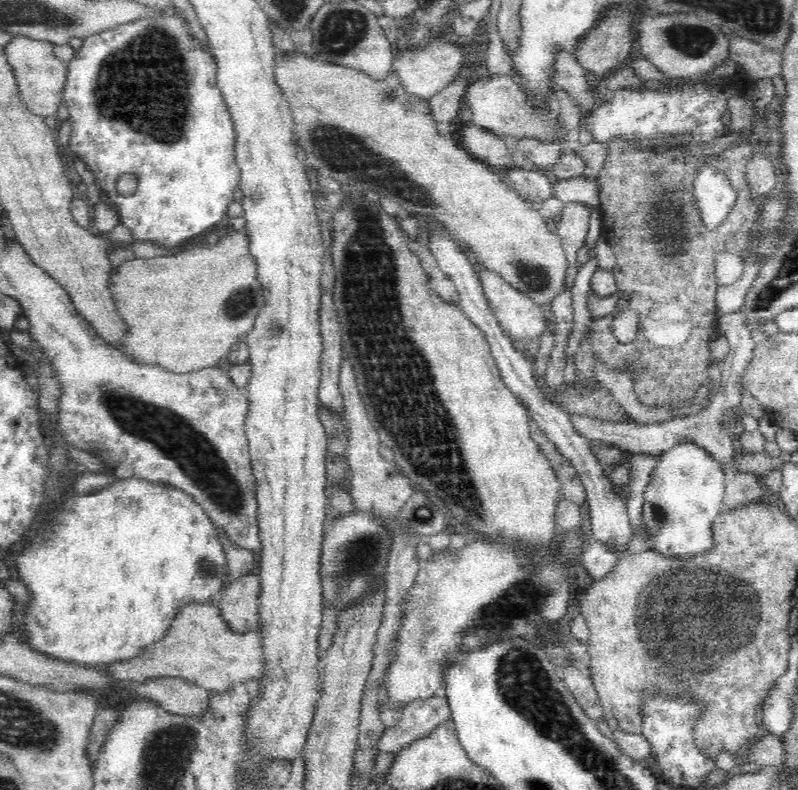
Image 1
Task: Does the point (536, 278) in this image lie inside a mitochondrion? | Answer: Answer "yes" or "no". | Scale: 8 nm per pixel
yes

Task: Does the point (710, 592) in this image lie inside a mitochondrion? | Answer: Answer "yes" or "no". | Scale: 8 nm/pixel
yes

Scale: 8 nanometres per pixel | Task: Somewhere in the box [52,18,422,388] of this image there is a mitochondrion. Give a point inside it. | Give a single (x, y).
(149, 64)

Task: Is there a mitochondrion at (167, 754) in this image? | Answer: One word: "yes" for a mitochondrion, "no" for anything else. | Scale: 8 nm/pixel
yes

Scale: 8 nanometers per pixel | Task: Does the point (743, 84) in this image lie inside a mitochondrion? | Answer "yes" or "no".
no

